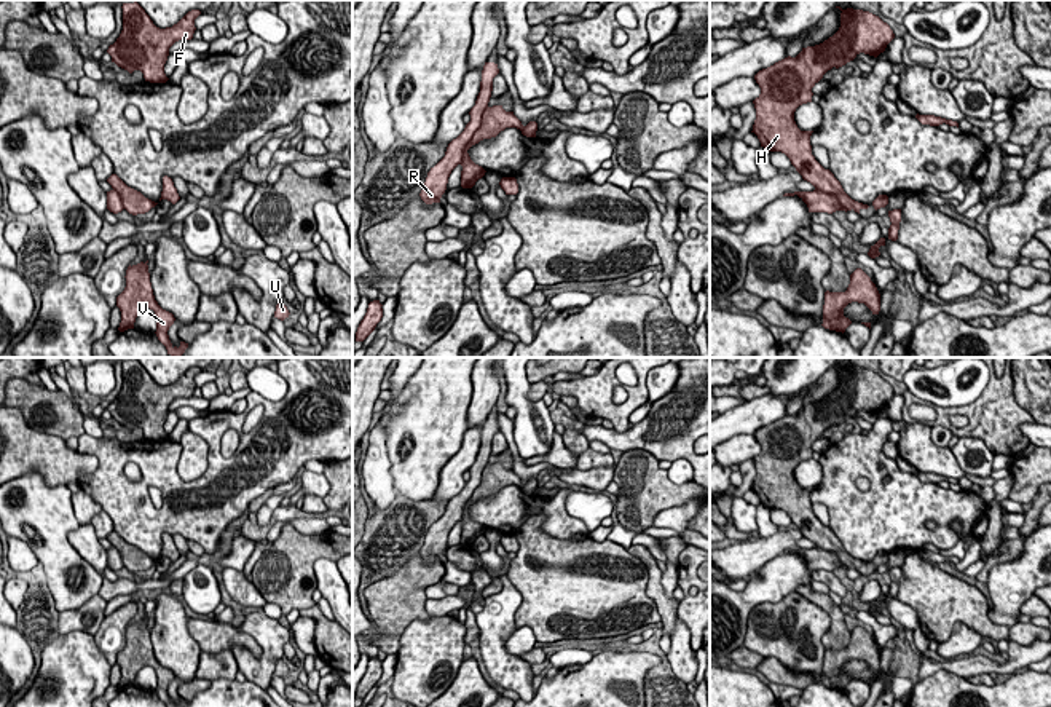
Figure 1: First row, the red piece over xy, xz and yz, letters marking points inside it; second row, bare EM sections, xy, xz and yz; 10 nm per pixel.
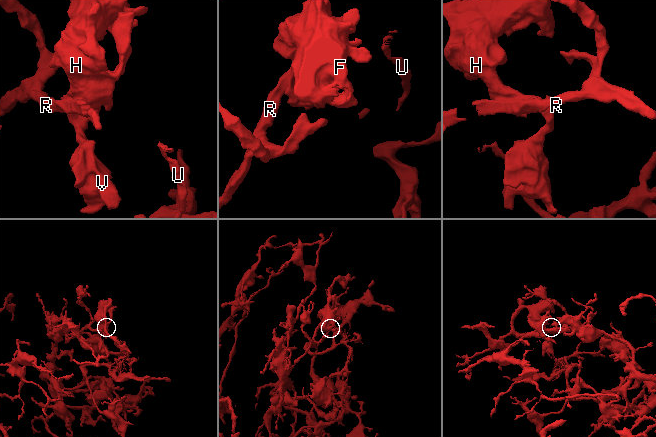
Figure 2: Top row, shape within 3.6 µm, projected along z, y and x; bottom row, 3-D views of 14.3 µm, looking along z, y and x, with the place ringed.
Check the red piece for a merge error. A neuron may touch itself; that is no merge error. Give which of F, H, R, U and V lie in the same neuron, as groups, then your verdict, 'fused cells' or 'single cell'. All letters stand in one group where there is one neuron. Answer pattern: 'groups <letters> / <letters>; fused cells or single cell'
groups F H R U V; single cell

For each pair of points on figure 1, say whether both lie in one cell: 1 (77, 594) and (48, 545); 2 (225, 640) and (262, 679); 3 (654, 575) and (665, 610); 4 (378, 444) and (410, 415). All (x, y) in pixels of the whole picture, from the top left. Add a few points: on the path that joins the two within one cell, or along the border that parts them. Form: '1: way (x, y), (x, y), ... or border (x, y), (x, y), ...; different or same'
1: way (64, 584), (64, 568), (58, 557); same
2: border (235, 626), (255, 642), (260, 648), (259, 658); different
3: way (654, 583), (654, 591), (662, 602); same
4: border (378, 422), (386, 436), (391, 474); different

